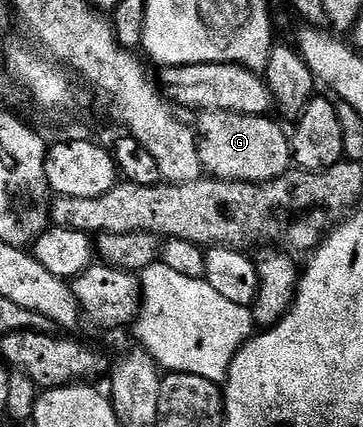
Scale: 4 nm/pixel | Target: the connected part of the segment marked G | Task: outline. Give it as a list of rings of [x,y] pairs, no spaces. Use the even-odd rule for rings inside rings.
[[[202,111],[196,116],[195,134],[201,170],[215,179],[243,183],[265,183],[277,179],[291,167],[291,139],[283,128],[264,115],[227,115]]]

